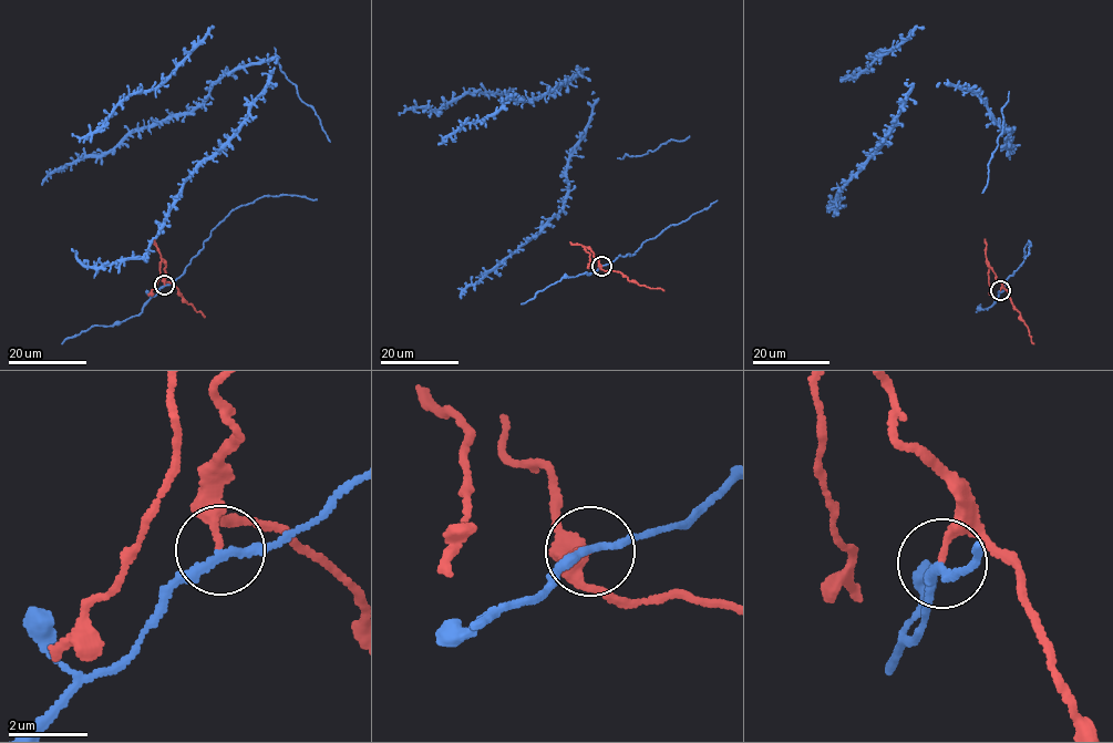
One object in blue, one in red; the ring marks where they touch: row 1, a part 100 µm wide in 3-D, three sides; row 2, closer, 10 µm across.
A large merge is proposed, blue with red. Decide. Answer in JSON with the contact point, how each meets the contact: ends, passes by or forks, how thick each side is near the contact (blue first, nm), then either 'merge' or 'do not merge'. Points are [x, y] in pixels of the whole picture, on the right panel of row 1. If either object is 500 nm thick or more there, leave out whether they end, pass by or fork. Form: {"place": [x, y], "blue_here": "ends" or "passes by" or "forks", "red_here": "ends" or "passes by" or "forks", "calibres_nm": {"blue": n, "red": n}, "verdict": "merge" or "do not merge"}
{"place": [1000, 290], "blue_here": "passes by", "red_here": "ends", "calibres_nm": {"blue": 190, "red": 180}, "verdict": "do not merge"}

